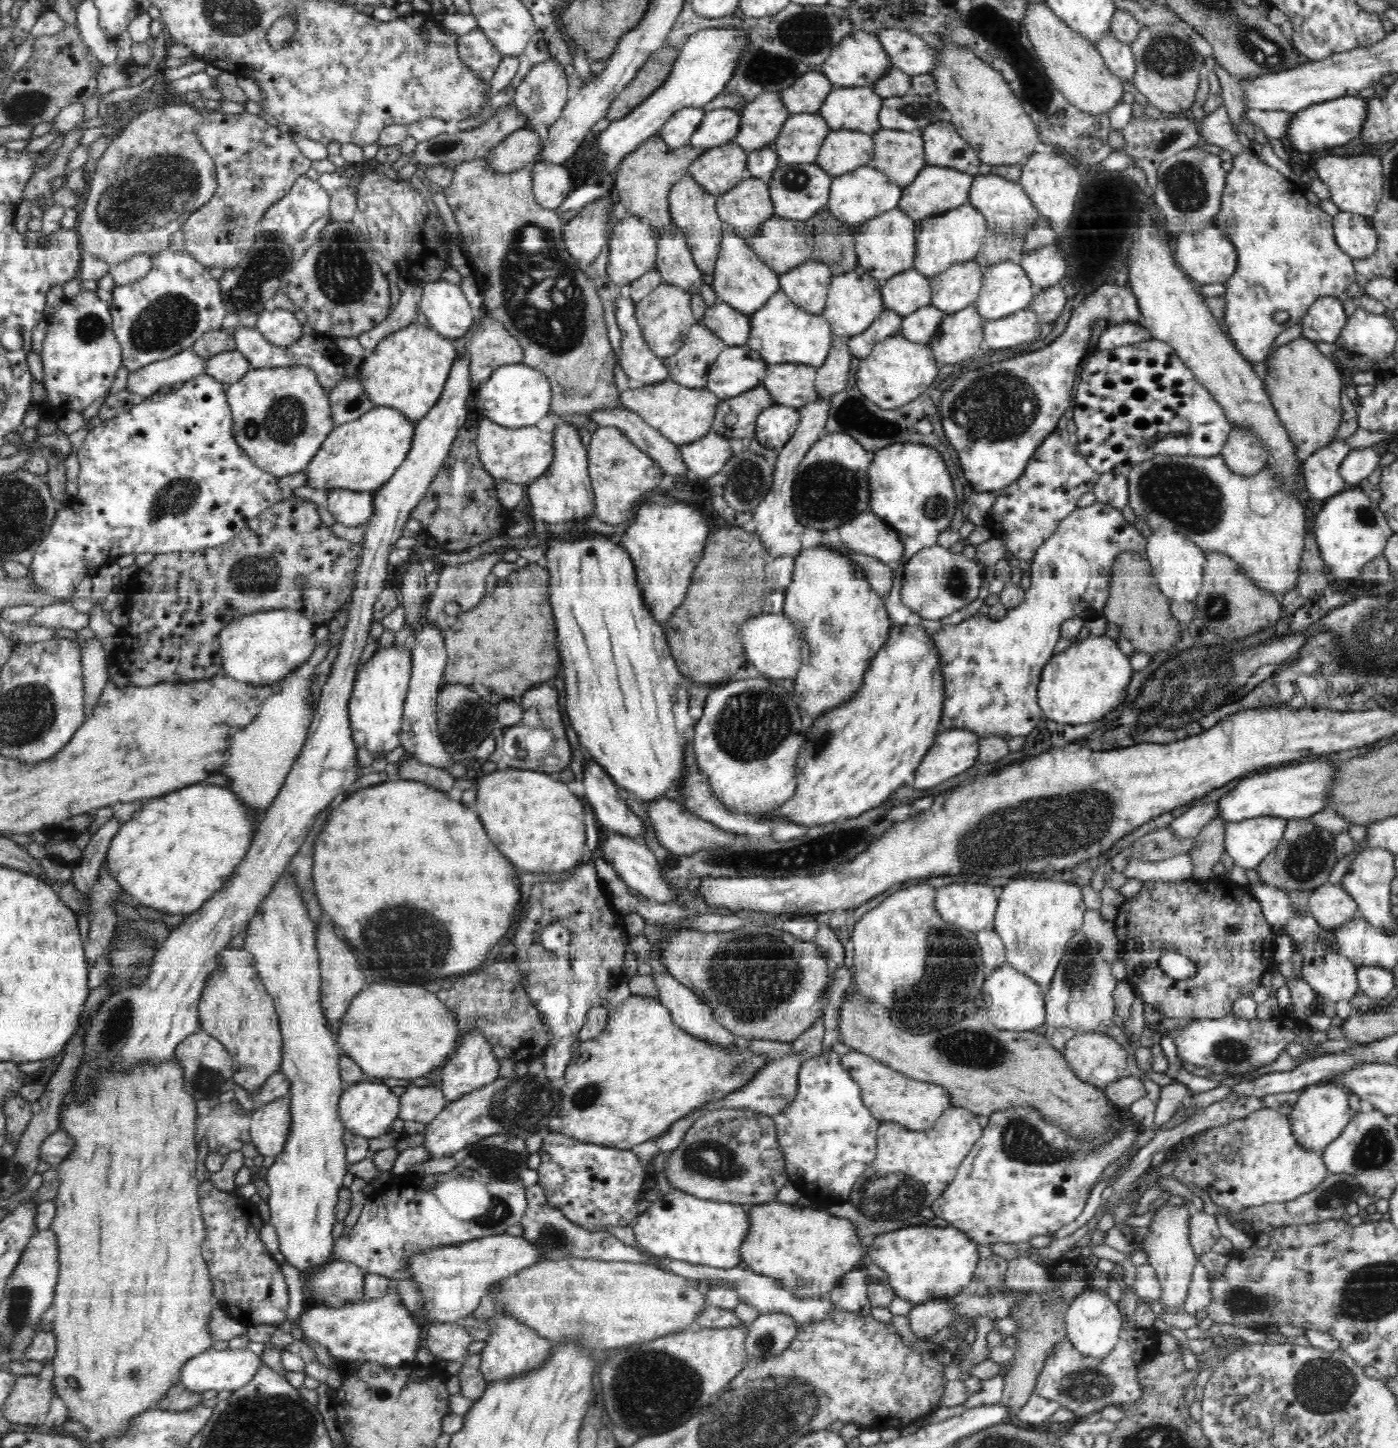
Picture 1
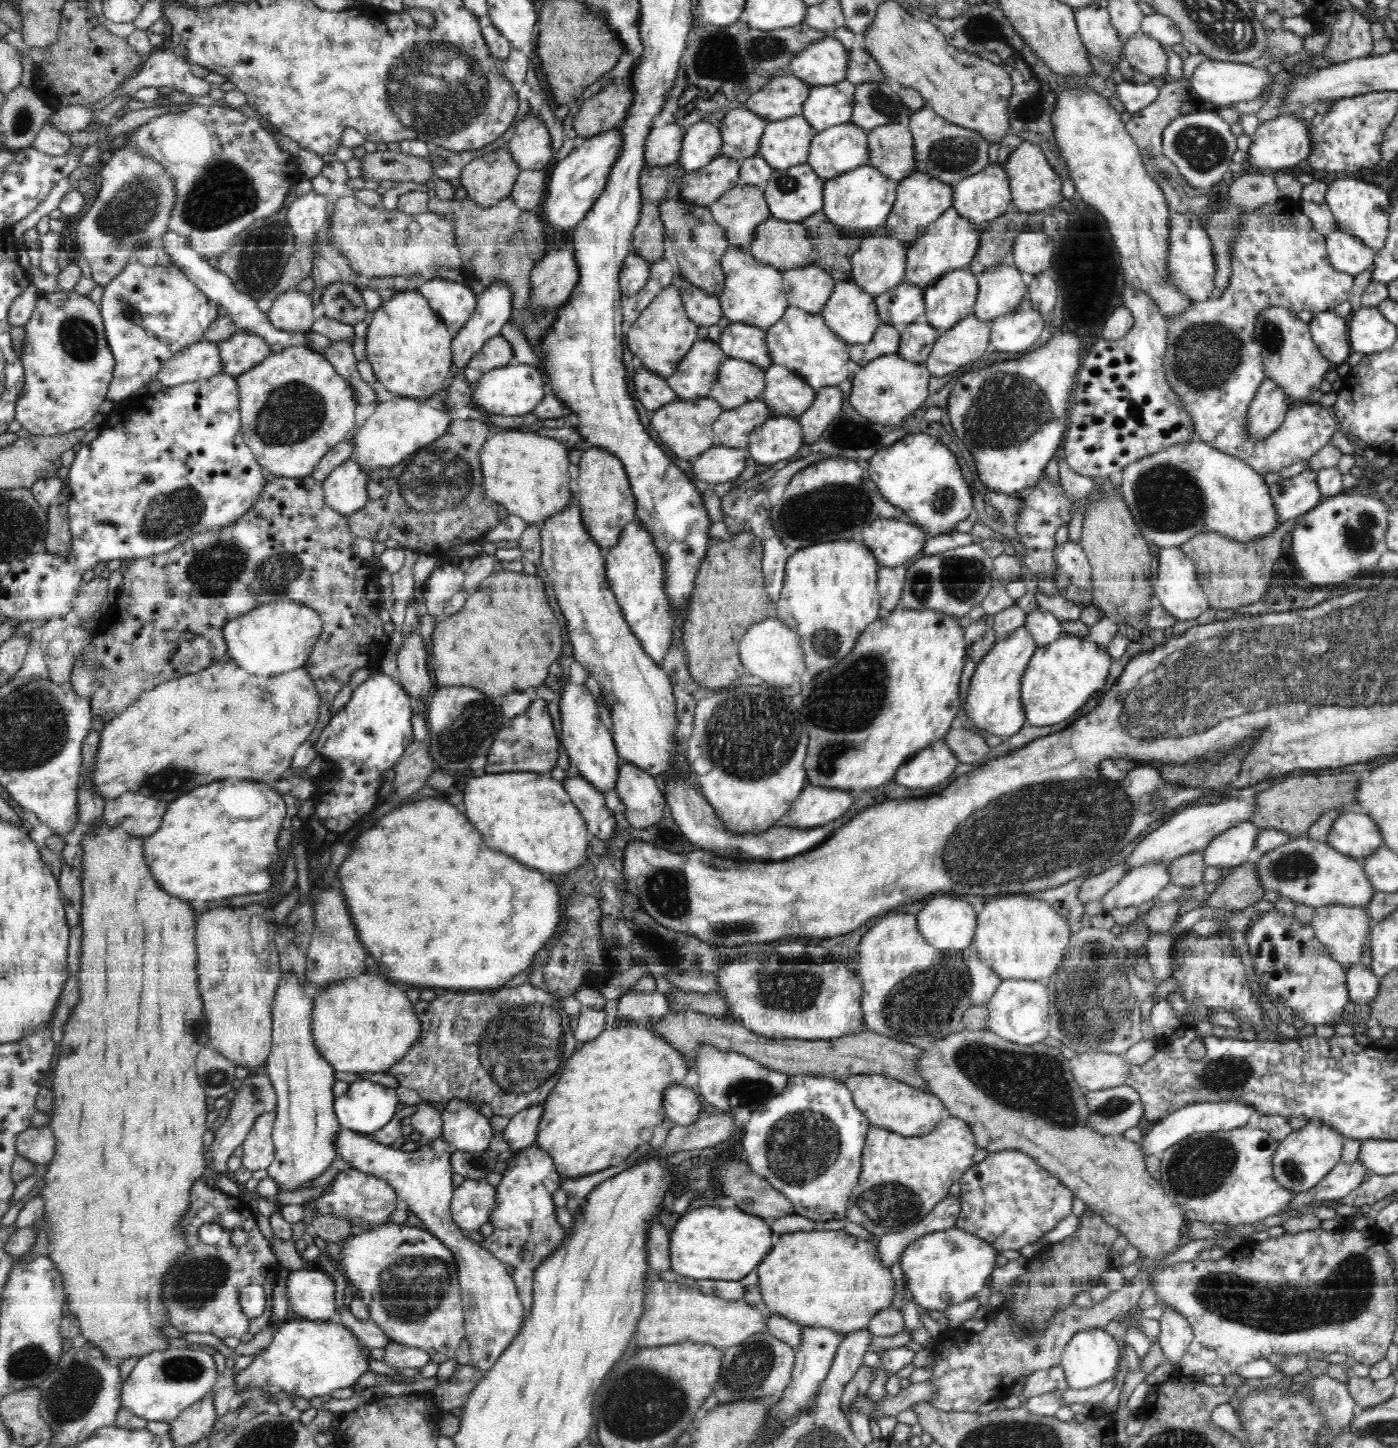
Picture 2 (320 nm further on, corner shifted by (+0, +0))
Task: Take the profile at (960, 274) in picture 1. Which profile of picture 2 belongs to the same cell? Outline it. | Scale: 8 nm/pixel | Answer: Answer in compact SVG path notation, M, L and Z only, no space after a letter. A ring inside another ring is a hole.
M968 266L949 270L933 286L924 289L928 323L942 335L961 319L973 315L979 294L979 278Z

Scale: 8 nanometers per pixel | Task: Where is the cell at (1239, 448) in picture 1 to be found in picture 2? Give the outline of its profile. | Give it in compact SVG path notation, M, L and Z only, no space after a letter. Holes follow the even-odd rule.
M1265 377L1246 415L1246 437L1262 441L1279 430L1290 415L1293 403L1276 381Z

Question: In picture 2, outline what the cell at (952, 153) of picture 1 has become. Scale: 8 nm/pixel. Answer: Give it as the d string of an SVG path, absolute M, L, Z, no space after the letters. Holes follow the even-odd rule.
M924 106L913 111L909 118L915 146L915 170L931 175L932 178L940 179L950 185L978 174L986 166L990 166L988 158L988 141L980 133L965 129L942 118L935 110Z

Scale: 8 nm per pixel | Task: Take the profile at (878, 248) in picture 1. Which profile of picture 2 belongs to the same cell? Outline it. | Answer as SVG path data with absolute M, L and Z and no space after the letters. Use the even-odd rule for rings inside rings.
M883 228L878 233L863 237L860 246L852 254L851 280L874 298L904 282L907 267L907 244L900 239L892 238L891 235L883 234L882 230Z

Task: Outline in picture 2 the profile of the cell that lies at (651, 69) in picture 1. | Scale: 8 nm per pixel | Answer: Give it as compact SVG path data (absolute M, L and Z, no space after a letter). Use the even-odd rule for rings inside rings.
M632 84L609 85L584 100L573 120L576 135L584 139L622 123L634 98Z

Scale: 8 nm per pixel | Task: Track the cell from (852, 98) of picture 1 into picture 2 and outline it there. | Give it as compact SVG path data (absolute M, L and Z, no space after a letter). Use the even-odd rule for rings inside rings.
M846 79L837 83L832 86L812 87L810 95L804 101L801 115L817 131L851 120L856 86Z

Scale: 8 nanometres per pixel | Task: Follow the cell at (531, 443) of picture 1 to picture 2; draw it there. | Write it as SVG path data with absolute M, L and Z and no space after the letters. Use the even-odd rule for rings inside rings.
M535 428L525 429L491 429L488 440L480 448L480 464L484 479L484 490L488 498L498 502L509 514L515 514L530 524L541 524L552 514L568 506L570 490L570 466L568 451L560 441L546 438L536 432Z

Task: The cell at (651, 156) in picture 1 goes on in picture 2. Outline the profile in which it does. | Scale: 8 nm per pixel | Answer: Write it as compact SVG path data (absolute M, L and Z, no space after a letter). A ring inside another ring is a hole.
M674 162L668 166L654 166L644 168L640 173L641 190L641 212L636 228L633 232L632 250L642 258L657 261L664 258L665 251L665 226L660 216L660 205L668 200L679 200L680 186L687 170L680 166L679 162Z

